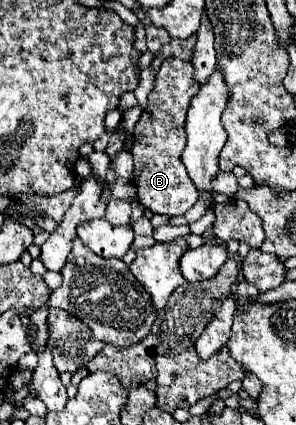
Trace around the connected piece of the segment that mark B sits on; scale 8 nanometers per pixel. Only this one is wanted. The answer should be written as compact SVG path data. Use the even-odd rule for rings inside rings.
M165 59L155 77L155 87L147 97L147 107L133 129L131 155L135 159L133 185L137 191L137 201L151 213L169 217L185 215L199 197L181 161L181 153L185 149L185 113L193 95L199 91L199 85L191 75L193 67L187 61Z

